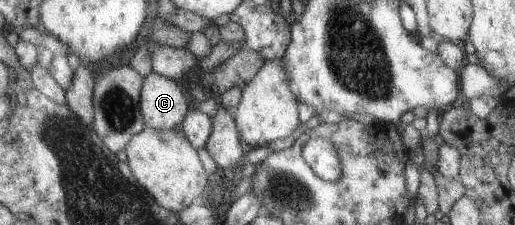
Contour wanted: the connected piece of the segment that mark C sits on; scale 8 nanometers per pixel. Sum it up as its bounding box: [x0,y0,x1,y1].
[141,72,191,130]

